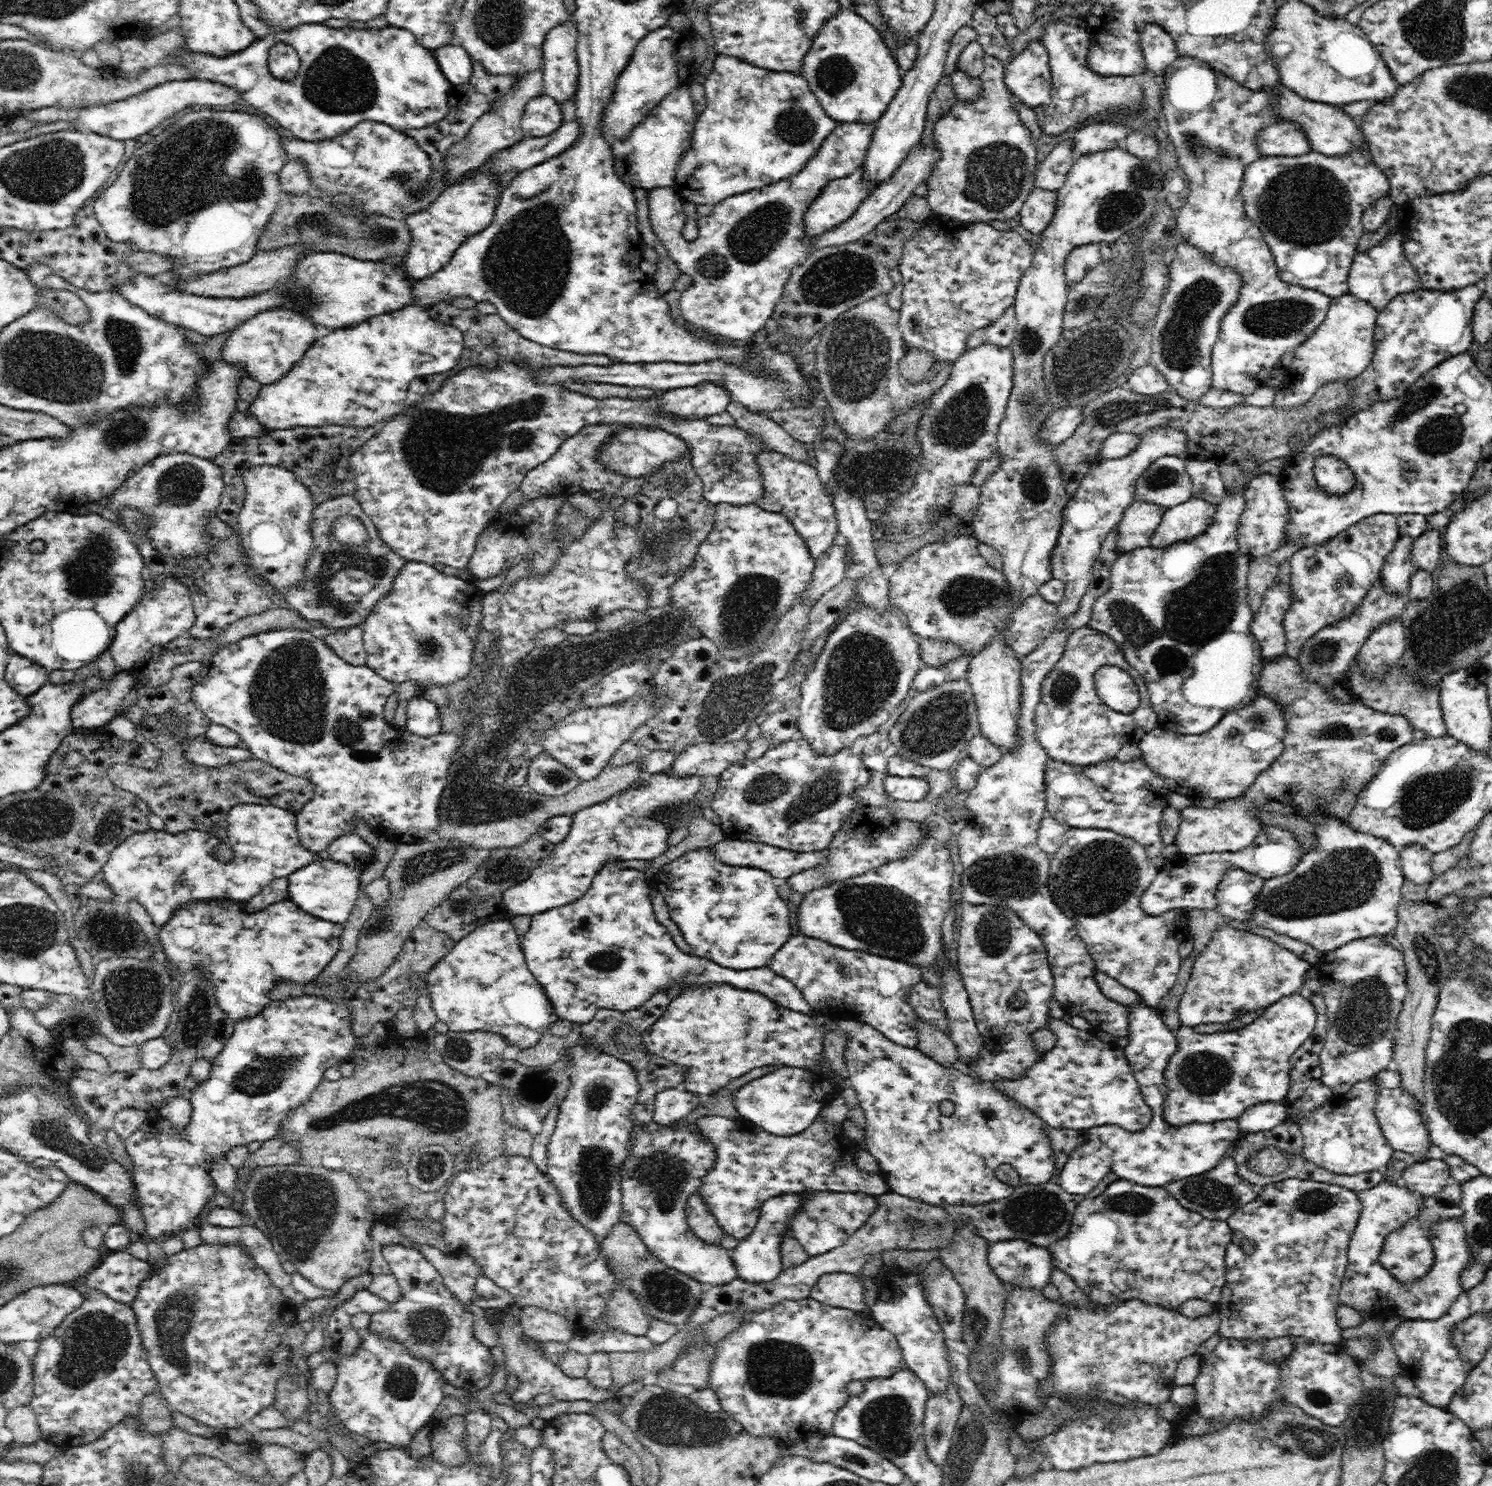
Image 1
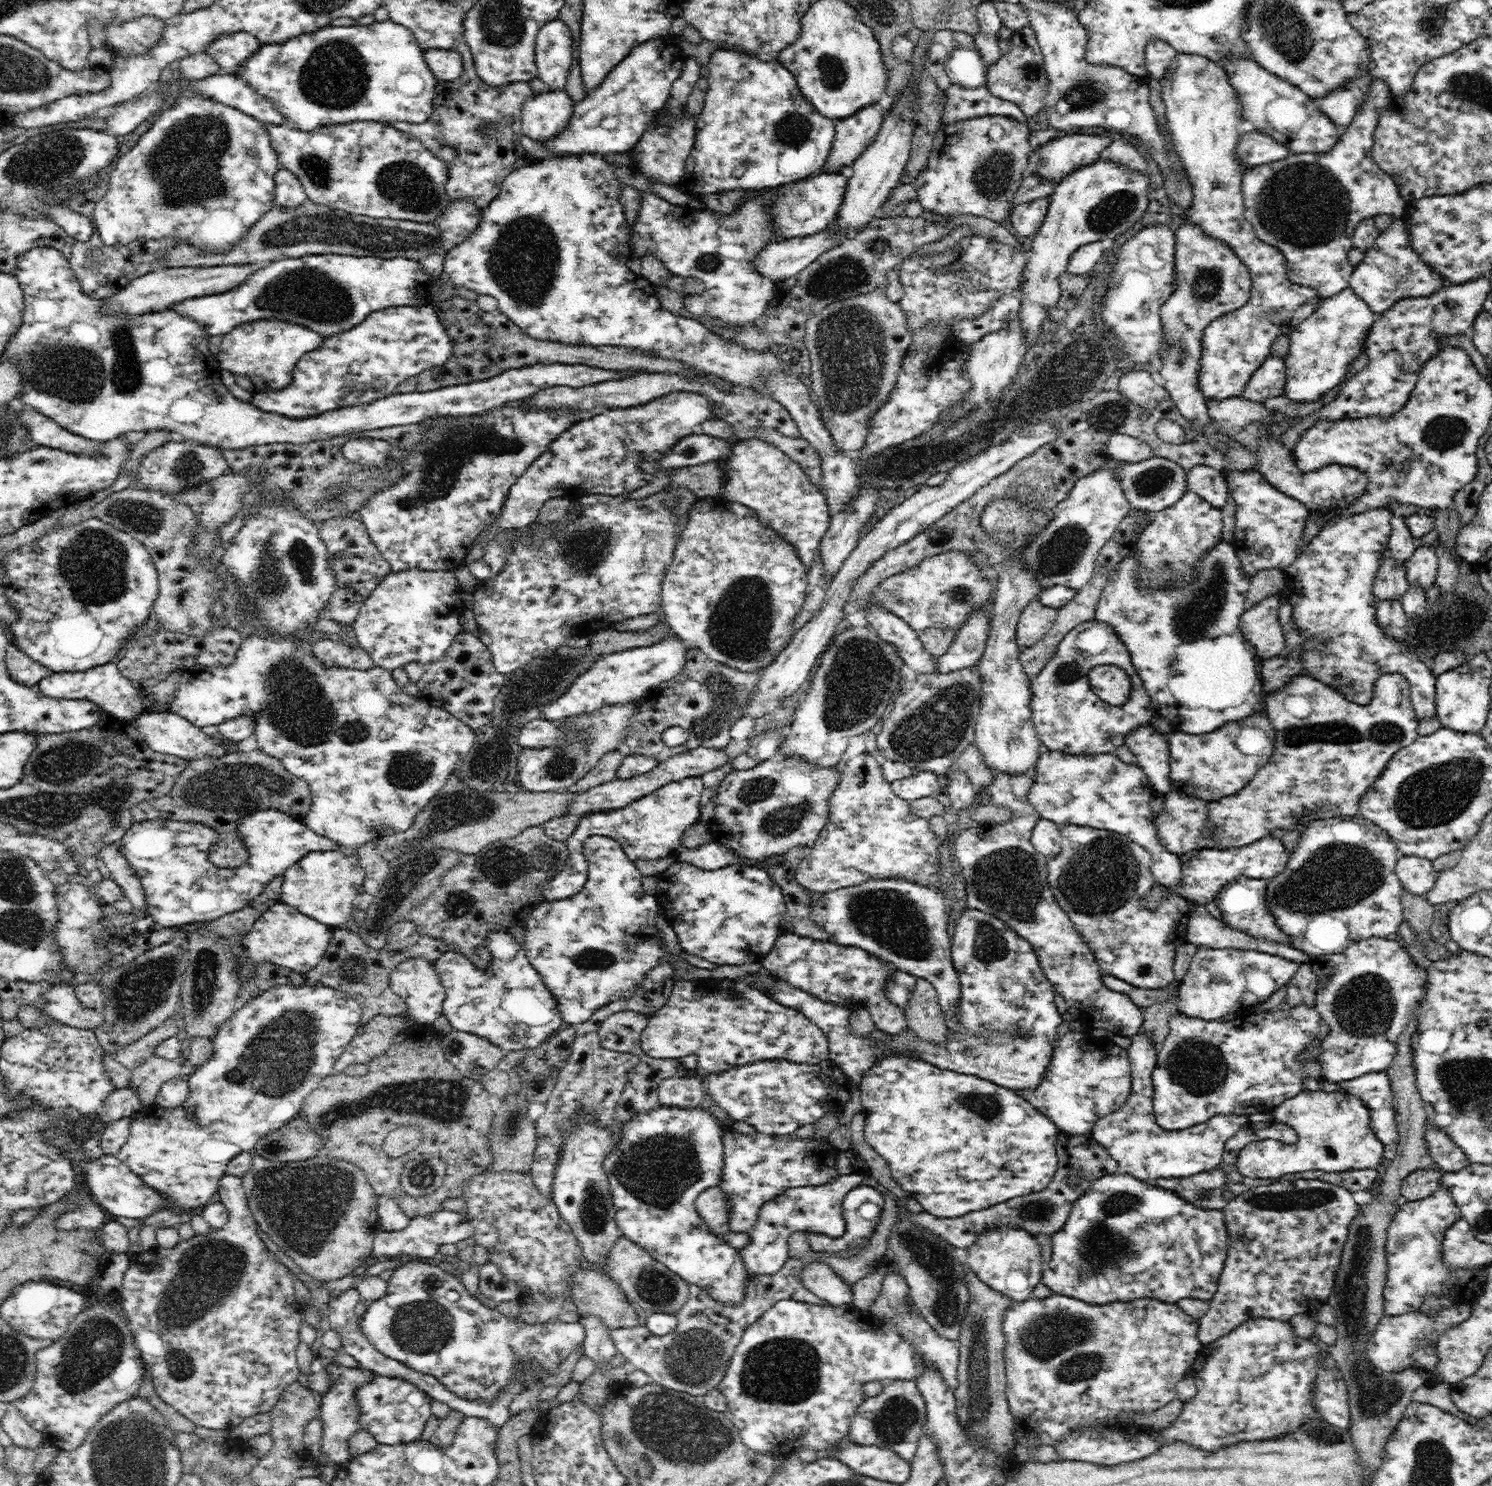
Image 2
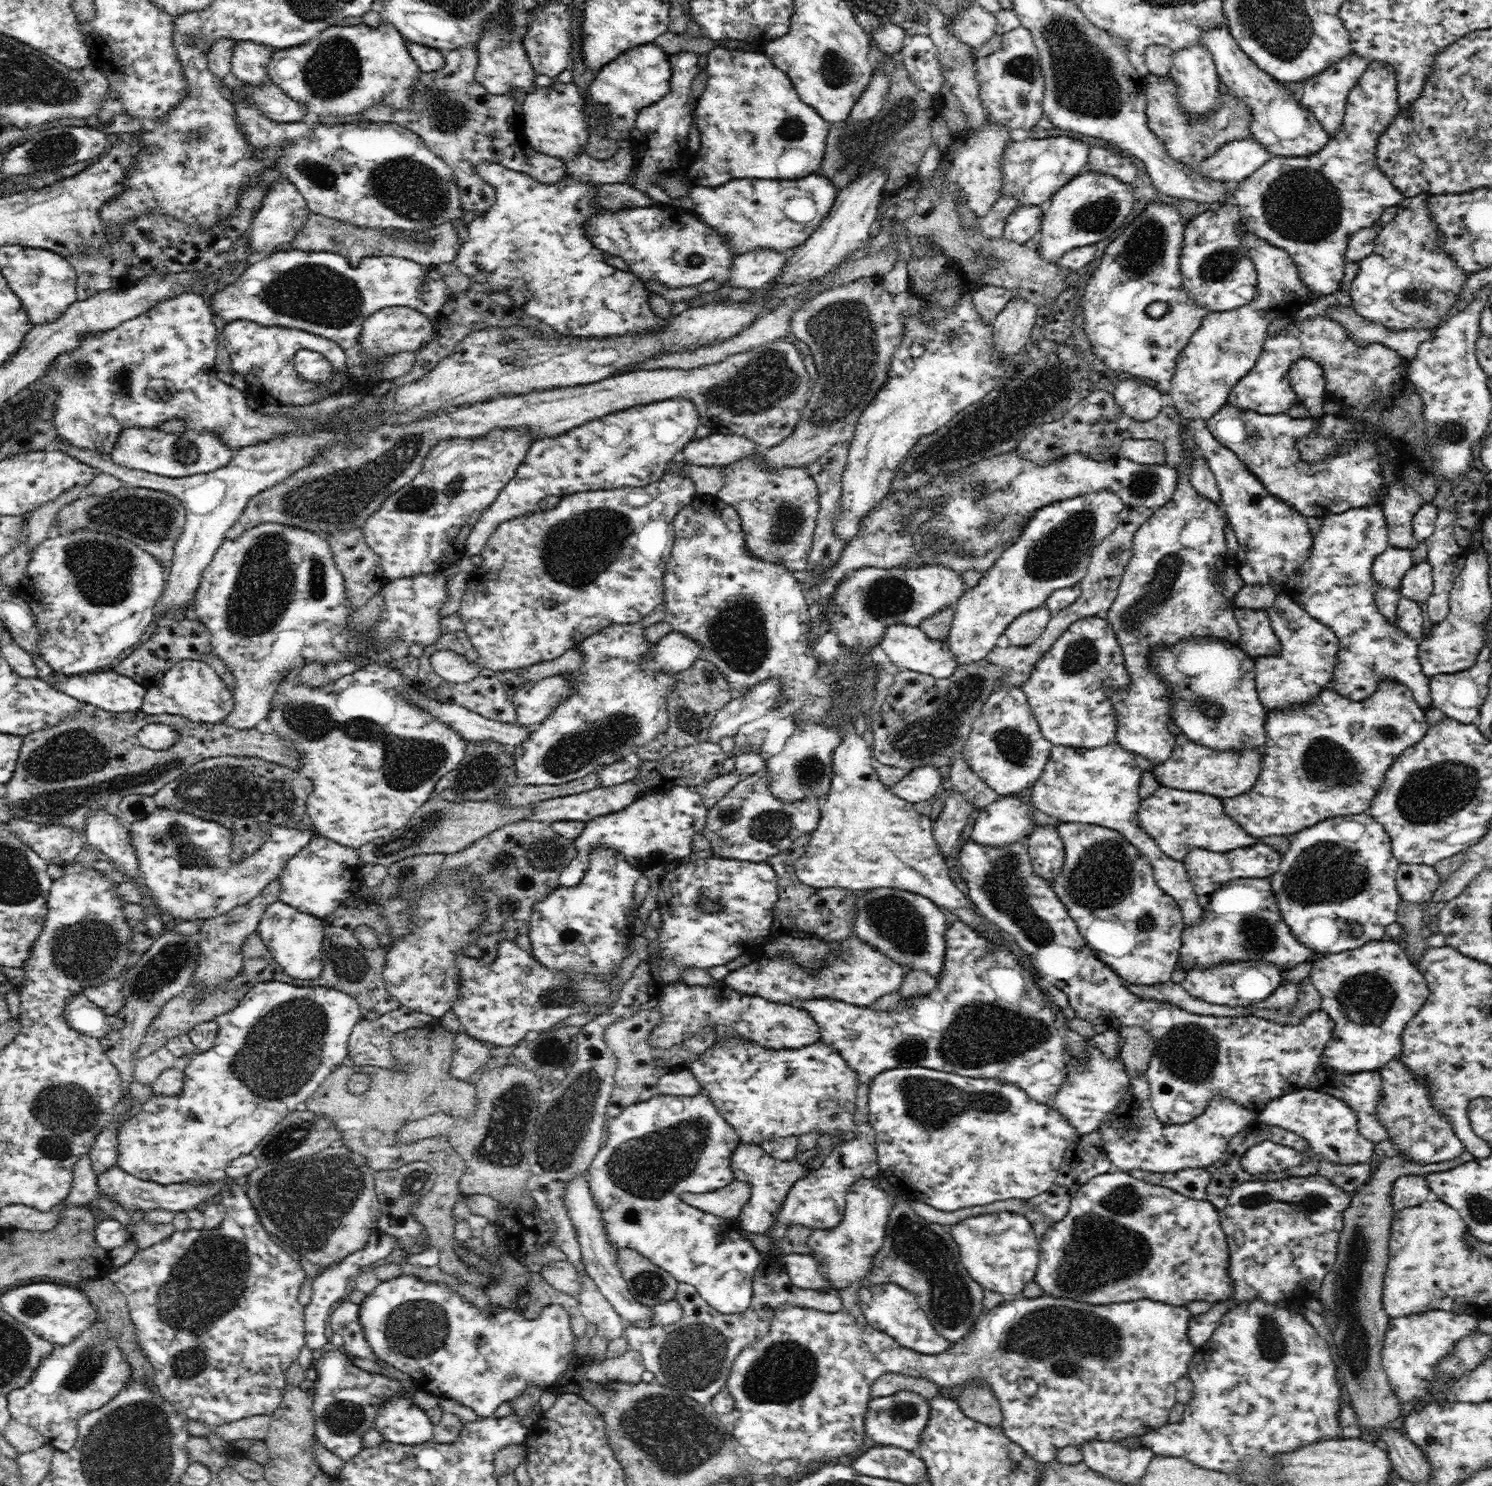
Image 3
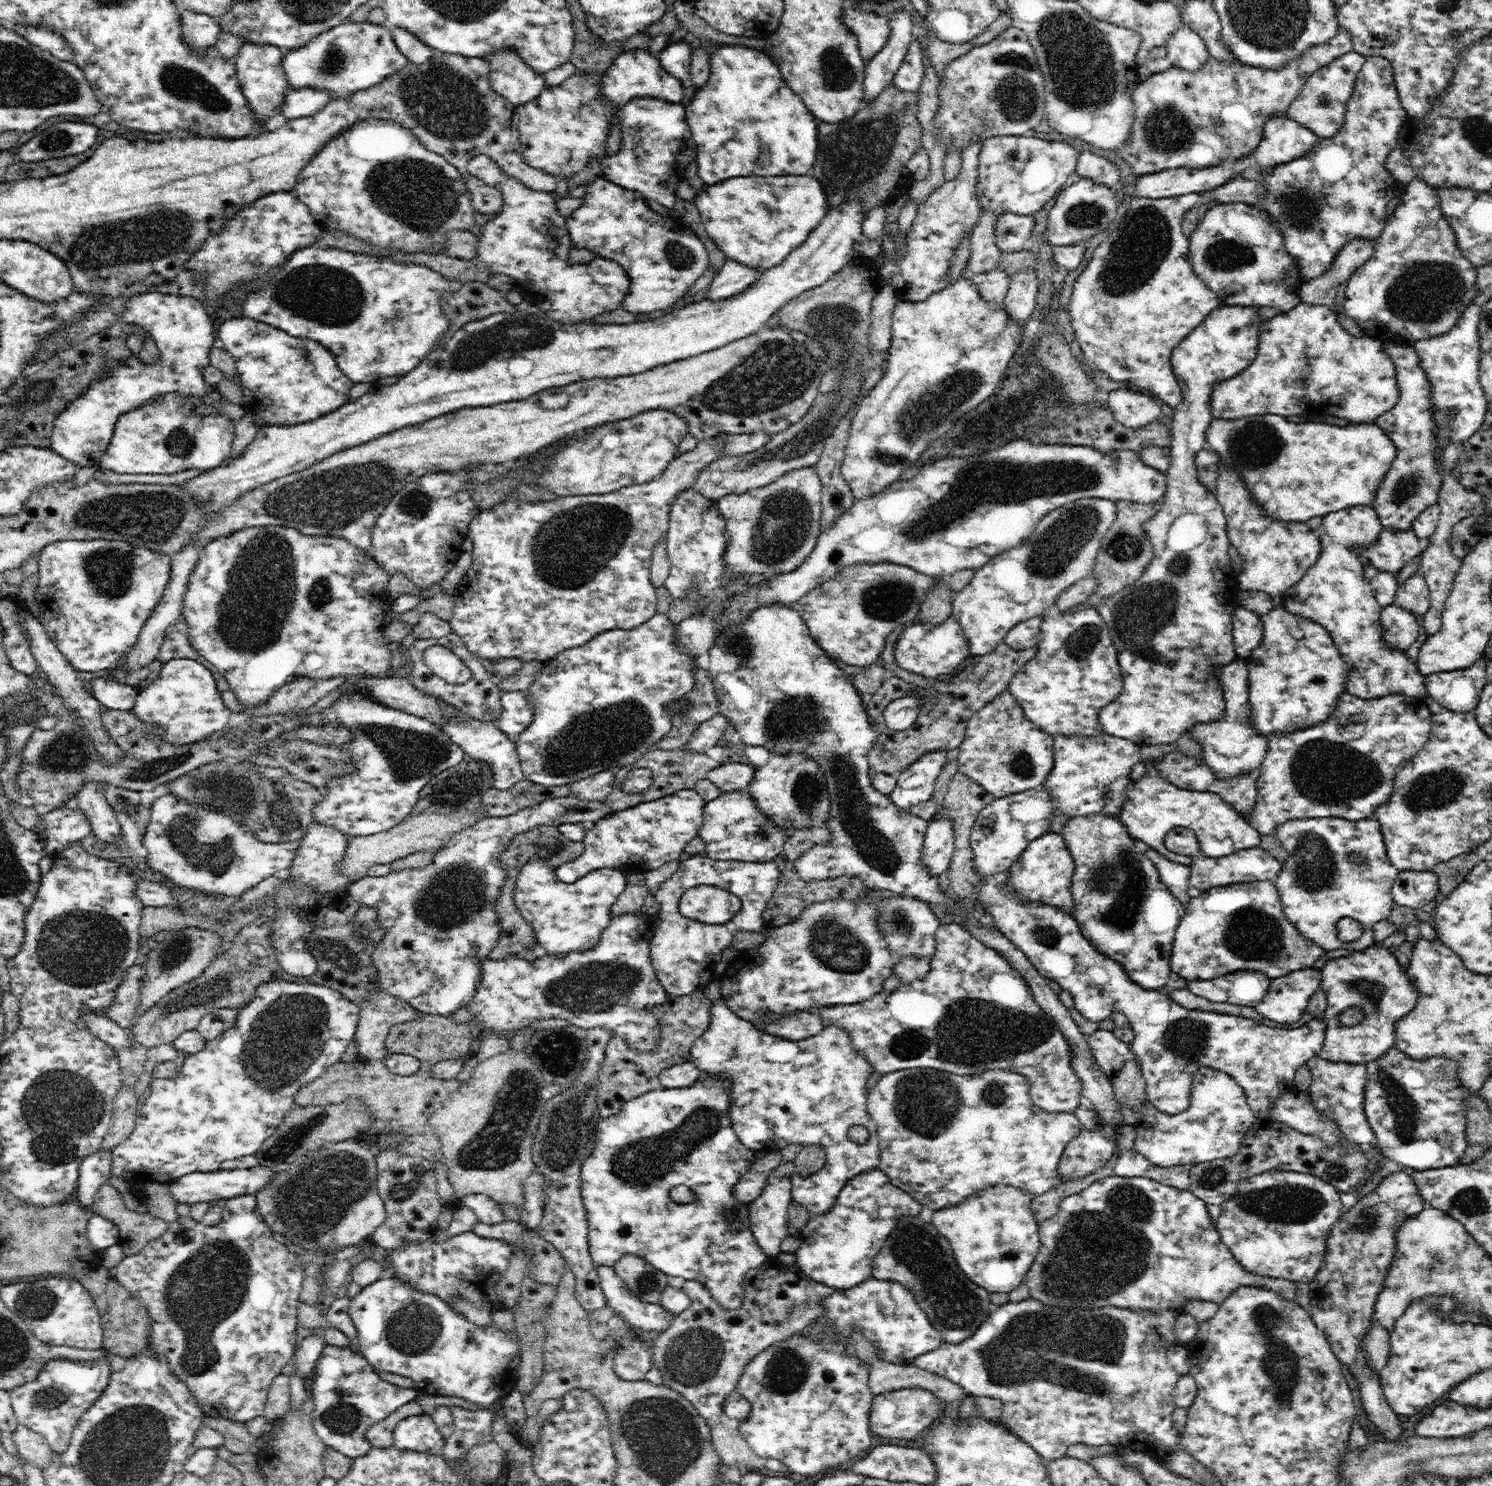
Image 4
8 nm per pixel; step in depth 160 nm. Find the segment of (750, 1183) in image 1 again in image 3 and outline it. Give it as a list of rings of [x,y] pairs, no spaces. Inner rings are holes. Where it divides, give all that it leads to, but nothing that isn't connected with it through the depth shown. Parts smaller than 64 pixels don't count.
[[[740,1141],[736,1150],[731,1156],[732,1170],[734,1178],[742,1182],[749,1182],[751,1195],[748,1202],[742,1207],[739,1214],[742,1230],[752,1233],[770,1236],[770,1232],[776,1226],[777,1214],[796,1180],[804,1178],[804,1174],[809,1172],[806,1164],[800,1164],[796,1157],[788,1160],[776,1160],[765,1150],[754,1143],[744,1143]]]

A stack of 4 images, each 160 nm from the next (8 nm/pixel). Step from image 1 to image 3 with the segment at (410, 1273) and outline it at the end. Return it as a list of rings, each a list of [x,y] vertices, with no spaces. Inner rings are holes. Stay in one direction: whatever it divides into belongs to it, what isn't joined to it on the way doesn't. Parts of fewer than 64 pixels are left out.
[[[410,1275],[381,1283],[359,1304],[359,1323],[373,1354],[412,1377],[415,1390],[461,1402],[480,1417],[491,1417],[503,1402],[520,1396],[528,1386],[547,1388],[569,1370],[568,1356],[575,1348],[569,1314],[560,1305],[548,1305],[538,1318],[527,1319],[519,1309],[502,1309],[492,1304],[483,1309],[465,1300],[444,1282],[426,1282]]]

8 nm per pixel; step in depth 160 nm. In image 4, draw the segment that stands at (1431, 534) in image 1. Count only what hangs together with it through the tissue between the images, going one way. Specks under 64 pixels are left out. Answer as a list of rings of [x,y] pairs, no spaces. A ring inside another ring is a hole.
[[[1418,572],[1399,584],[1393,604],[1416,614],[1426,614],[1431,598],[1428,583]]]

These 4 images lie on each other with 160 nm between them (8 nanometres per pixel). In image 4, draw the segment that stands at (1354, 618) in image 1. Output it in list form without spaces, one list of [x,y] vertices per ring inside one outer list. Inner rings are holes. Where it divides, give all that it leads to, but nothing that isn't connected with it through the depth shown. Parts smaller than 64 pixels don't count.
[[[1382,528],[1379,540],[1375,544],[1356,548],[1356,551],[1364,565],[1371,564],[1378,570],[1396,575],[1402,566],[1406,566],[1420,554],[1421,543],[1412,528],[1396,532]]]

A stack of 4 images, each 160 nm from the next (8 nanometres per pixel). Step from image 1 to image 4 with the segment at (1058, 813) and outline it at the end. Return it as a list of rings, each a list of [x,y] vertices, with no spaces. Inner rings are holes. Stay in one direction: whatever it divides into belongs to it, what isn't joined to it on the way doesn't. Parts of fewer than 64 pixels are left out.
[[[1103,731],[1098,737],[1080,737],[1077,734],[1064,737],[1061,733],[1054,734],[1053,748],[1054,765],[1046,778],[1045,789],[1056,803],[1058,813],[1070,817],[1099,813],[1121,817],[1132,768],[1142,760],[1140,746]],[[1145,847],[1147,857],[1154,862],[1160,874],[1160,881],[1171,890],[1171,893],[1184,905],[1188,906],[1190,867],[1182,863],[1172,862],[1152,847]]]

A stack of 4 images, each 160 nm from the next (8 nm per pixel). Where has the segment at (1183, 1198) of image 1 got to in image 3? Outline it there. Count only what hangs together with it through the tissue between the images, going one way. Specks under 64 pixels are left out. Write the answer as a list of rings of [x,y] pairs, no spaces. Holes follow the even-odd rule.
[[[1184,1168],[1178,1172],[1154,1173],[1146,1170],[1128,1170],[1132,1177],[1165,1186],[1196,1200],[1207,1200],[1206,1186],[1210,1184],[1210,1173],[1206,1168]]]

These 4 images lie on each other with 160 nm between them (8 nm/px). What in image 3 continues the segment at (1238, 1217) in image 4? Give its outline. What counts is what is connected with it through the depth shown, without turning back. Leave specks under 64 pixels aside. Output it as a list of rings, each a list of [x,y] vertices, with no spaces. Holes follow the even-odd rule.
[[[1310,1175],[1306,1177],[1287,1177],[1280,1180],[1245,1181],[1236,1185],[1226,1206],[1220,1209],[1221,1228],[1229,1245],[1230,1263],[1227,1268],[1230,1279],[1234,1281],[1234,1296],[1228,1300],[1215,1302],[1208,1312],[1191,1315],[1188,1322],[1188,1337],[1198,1348],[1214,1334],[1222,1316],[1236,1306],[1236,1302],[1250,1302],[1252,1298],[1264,1302],[1276,1302],[1294,1310],[1302,1307],[1307,1300],[1317,1297],[1324,1276],[1332,1270],[1337,1260],[1340,1232],[1343,1228],[1344,1210],[1350,1206],[1351,1198],[1343,1188],[1336,1186],[1328,1177]]]

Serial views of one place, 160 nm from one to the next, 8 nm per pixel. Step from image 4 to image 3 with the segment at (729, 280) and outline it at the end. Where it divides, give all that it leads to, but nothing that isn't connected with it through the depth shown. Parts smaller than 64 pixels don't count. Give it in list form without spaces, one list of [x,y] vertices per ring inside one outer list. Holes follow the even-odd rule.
[[[756,247],[750,252],[737,254],[731,267],[731,280],[726,286],[748,290],[764,288],[781,276],[791,251],[778,253]]]

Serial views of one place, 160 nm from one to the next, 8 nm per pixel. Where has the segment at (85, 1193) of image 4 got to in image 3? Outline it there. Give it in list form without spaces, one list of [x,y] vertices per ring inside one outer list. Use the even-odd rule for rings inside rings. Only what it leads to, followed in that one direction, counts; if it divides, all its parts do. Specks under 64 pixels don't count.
[[[110,1126],[98,1134],[92,1143],[89,1157],[96,1176],[117,1164],[118,1160],[118,1131],[116,1127]]]

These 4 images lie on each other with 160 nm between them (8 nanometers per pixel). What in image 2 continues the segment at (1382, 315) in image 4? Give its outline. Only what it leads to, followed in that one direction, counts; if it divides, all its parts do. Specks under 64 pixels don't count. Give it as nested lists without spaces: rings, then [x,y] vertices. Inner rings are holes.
[[[1400,218],[1394,219],[1389,228],[1378,235],[1374,244],[1365,252],[1364,260],[1354,267],[1349,288],[1368,304],[1373,313],[1381,315],[1400,300],[1432,296],[1442,290],[1445,284],[1448,284],[1447,280],[1430,269],[1413,249],[1406,223]]]

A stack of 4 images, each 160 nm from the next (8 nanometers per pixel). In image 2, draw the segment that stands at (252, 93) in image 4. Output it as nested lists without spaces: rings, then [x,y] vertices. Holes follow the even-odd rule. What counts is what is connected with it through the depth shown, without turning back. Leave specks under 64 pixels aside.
[[[233,32],[221,34],[211,45],[207,46],[206,53],[219,64],[222,72],[233,75],[239,74],[246,59],[250,58],[262,43],[249,32]]]

